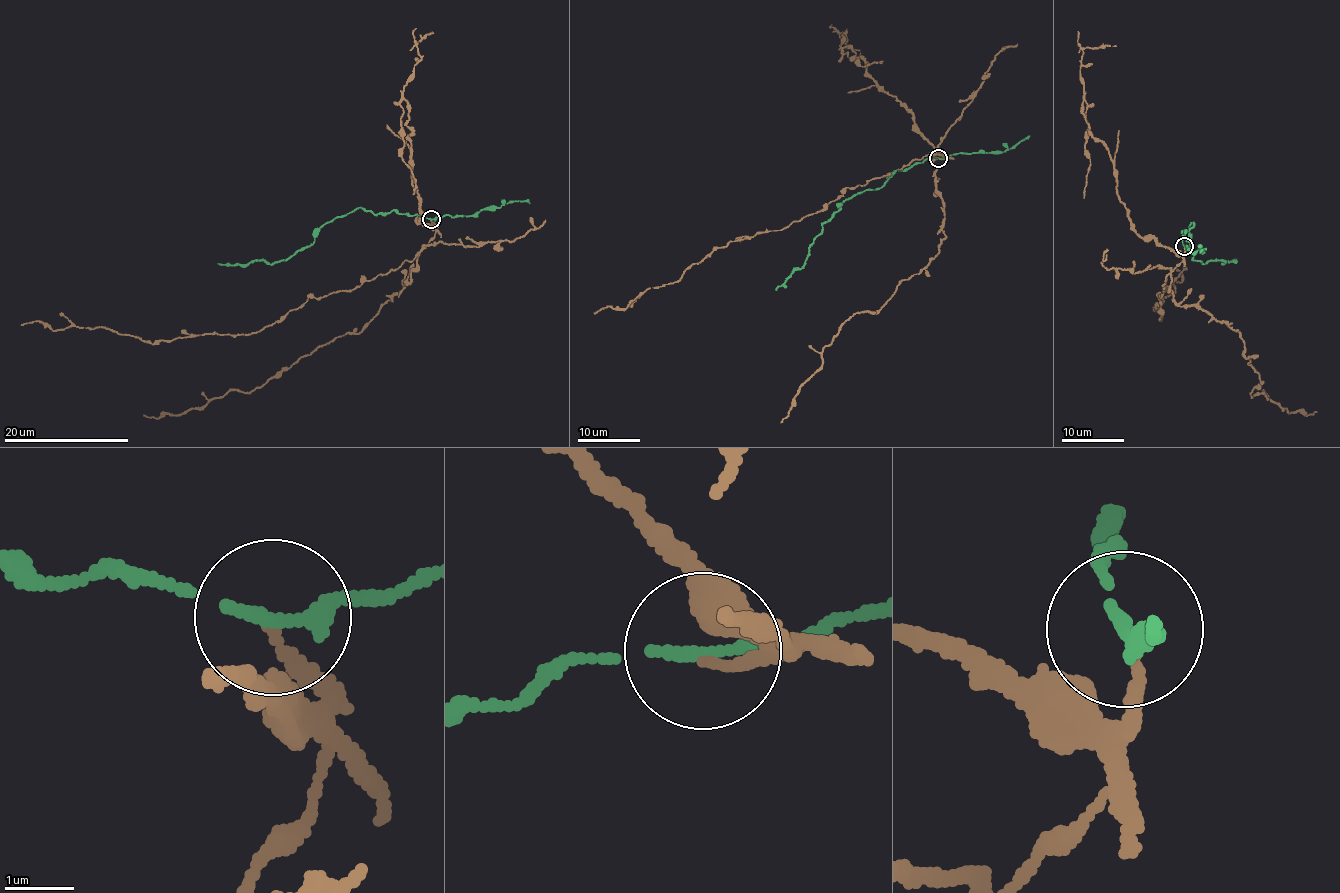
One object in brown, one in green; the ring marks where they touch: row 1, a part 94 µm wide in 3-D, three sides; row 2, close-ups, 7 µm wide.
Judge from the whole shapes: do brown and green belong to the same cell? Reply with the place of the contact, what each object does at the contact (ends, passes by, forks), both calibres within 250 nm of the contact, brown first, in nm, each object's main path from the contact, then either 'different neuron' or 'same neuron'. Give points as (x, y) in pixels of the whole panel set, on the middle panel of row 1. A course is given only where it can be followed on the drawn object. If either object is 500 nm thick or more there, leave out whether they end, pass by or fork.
place (938, 158); brown ends; green passes by; calibres 160 and 200 nm; course brown (939, 158), (946, 158), (928, 155), (845, 188), (819, 211), (715, 247), (680, 279), (594, 313); course green (939, 158), (926, 158), (902, 171), (895, 170), (887, 182), (842, 203), (823, 222), (801, 268), (775, 290); different neuron

